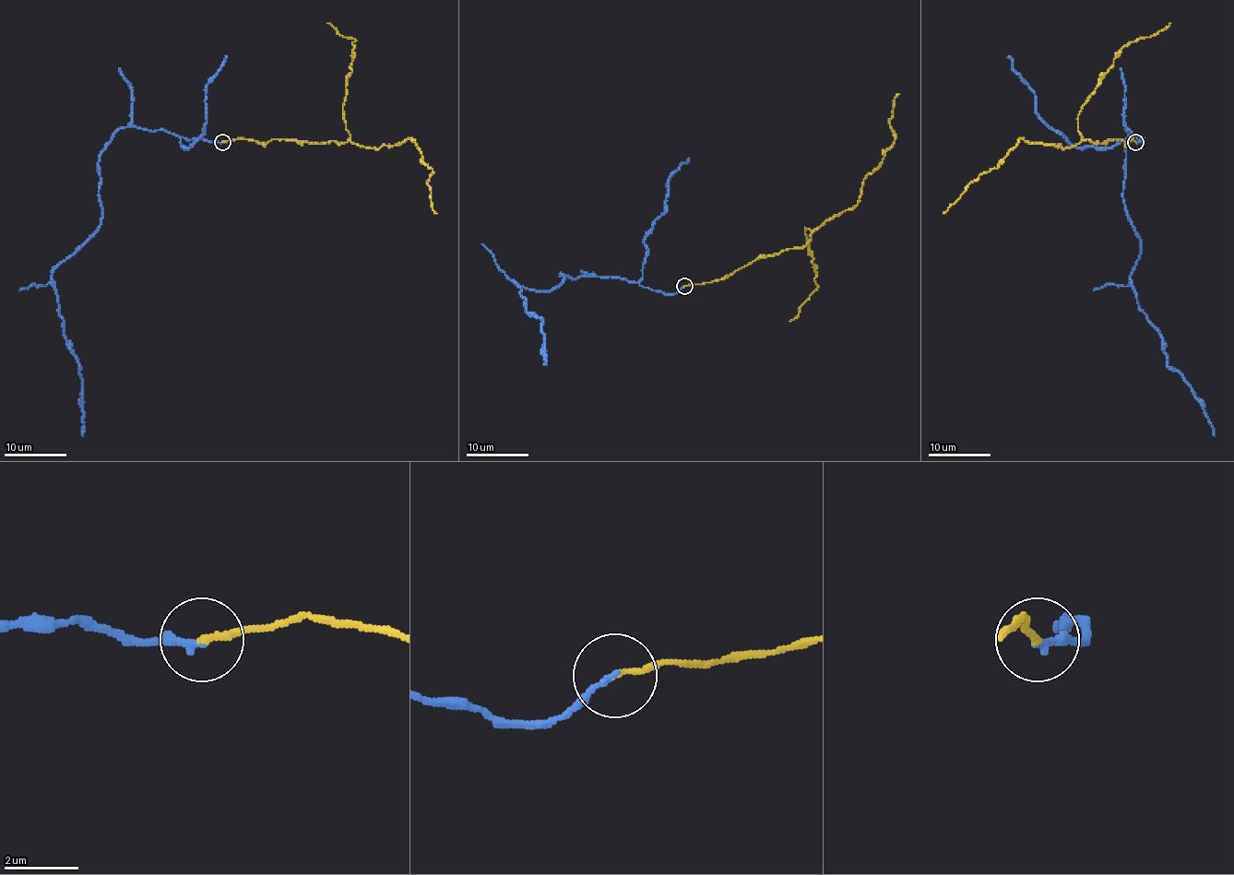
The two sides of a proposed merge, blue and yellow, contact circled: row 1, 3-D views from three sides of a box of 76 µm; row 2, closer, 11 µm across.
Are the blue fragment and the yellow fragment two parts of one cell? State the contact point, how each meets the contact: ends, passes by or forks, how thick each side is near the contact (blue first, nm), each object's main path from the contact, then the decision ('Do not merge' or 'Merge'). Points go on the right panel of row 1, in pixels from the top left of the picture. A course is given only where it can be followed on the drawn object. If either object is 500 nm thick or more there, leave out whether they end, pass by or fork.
Place: (1135, 142). At the ring blue ends. At the ring yellow ends. Thickness 160 nm (blue) against 160 nm. Course of blue: (1135, 142), (1143, 140), (1126, 126), (1122, 199), (1140, 240), (1131, 286), (1169, 366), (1191, 388), (1214, 436). Course of yellow: (1135, 142), (1120, 139), (1099, 144), (1084, 139), (1065, 148), (1021, 139), (1003, 160), (983, 171), (943, 213). Merge

